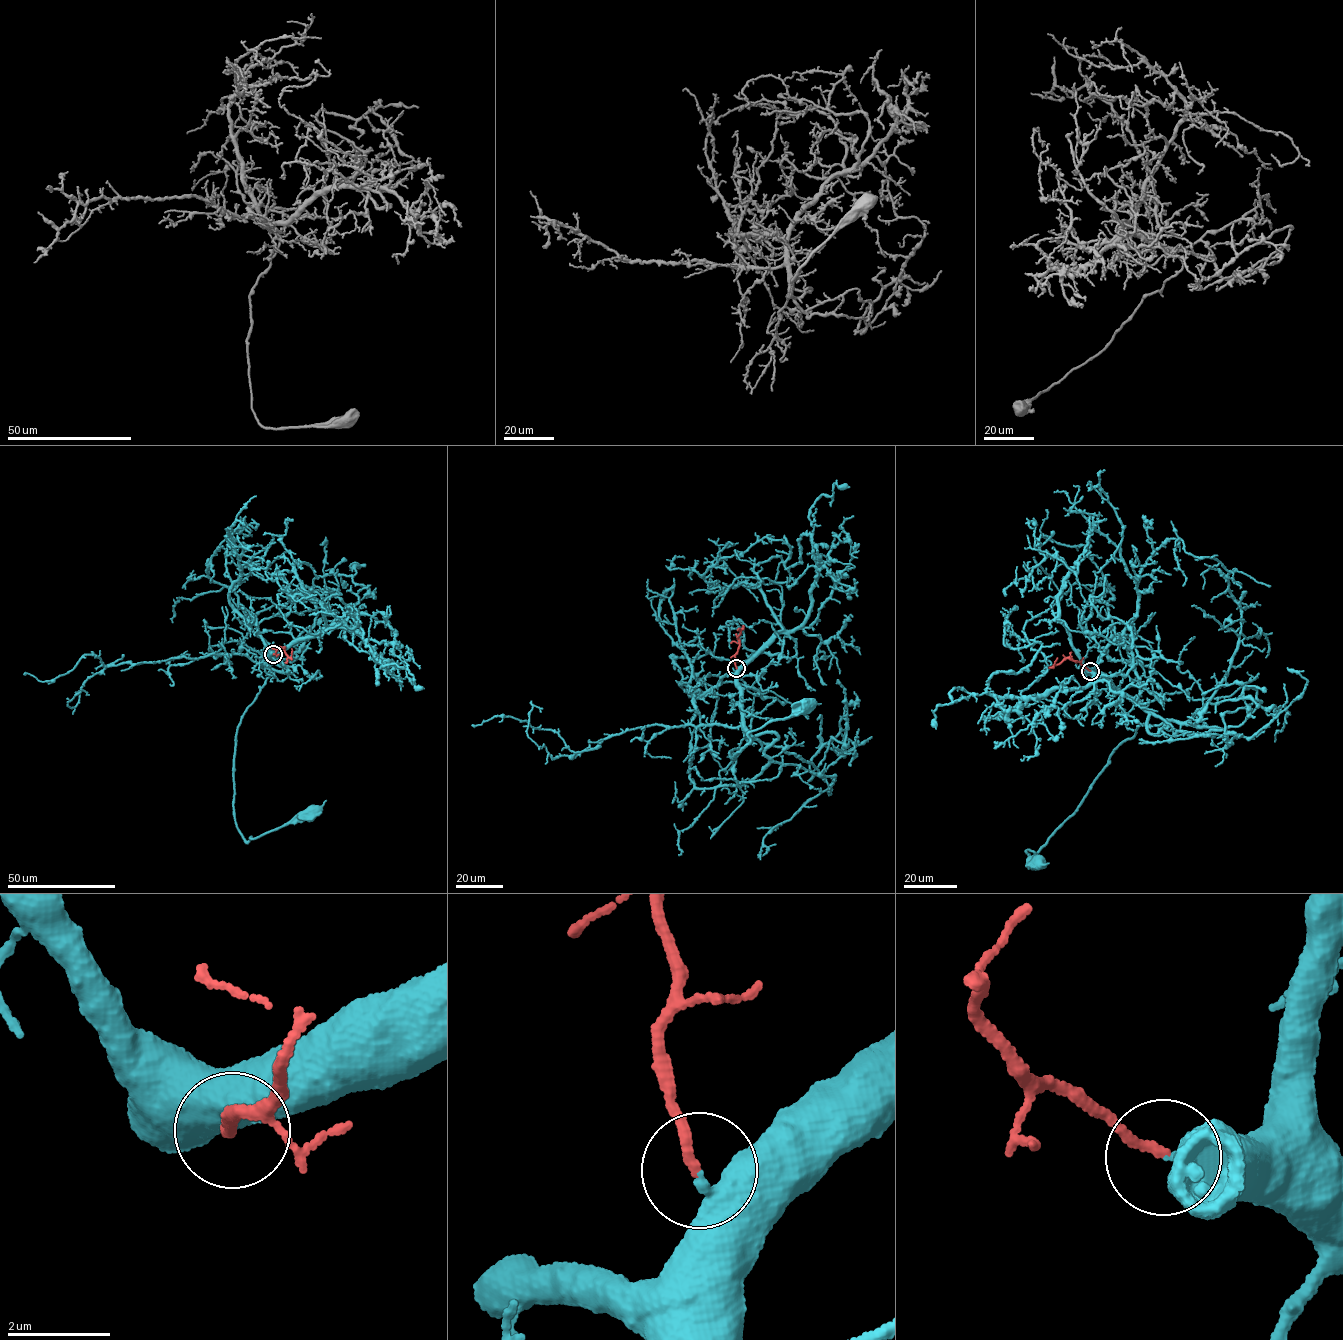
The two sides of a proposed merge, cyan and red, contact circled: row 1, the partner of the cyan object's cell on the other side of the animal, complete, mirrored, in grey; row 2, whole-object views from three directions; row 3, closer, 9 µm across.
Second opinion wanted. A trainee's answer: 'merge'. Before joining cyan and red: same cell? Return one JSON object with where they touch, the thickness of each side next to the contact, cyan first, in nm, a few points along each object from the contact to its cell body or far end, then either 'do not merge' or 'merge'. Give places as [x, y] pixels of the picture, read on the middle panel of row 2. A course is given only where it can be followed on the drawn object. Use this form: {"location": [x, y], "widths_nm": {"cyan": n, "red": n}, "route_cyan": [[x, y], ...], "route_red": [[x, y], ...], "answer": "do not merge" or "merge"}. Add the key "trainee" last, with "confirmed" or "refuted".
{"location": [736, 668], "widths_nm": {"cyan": 260, "red": 180}, "route_cyan": [[736, 668], [745, 726], [752, 735], [778, 738], [760, 750], [751, 737], [730, 758], [751, 731], [807, 705]], "route_red": [[736, 668], [734, 655], [742, 626]], "answer": "merge", "trainee": "confirmed"}

